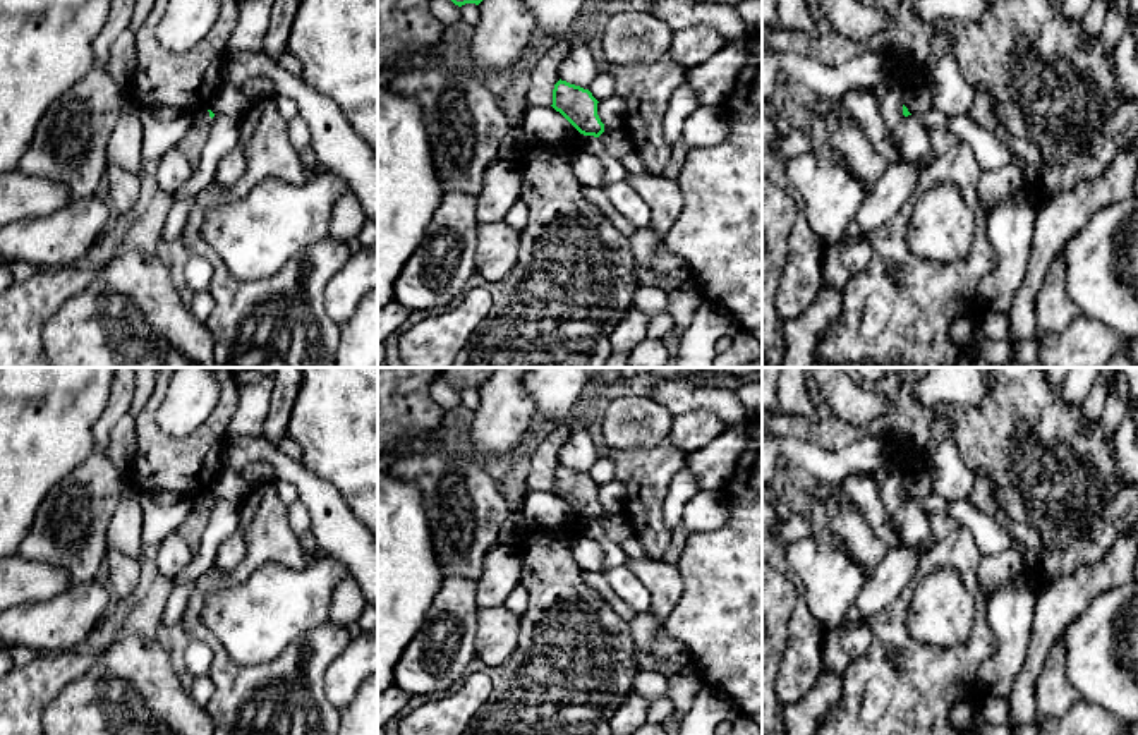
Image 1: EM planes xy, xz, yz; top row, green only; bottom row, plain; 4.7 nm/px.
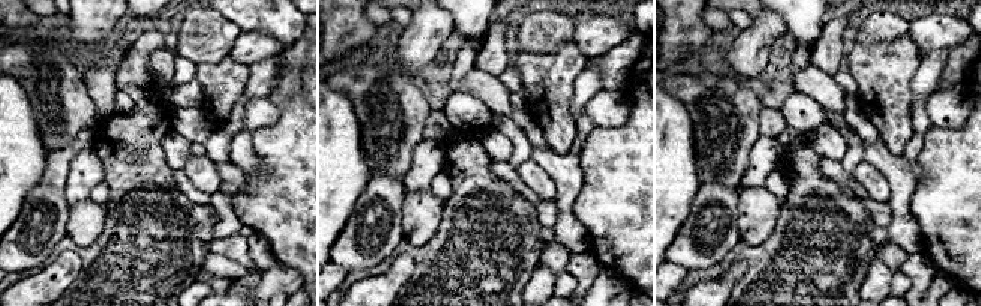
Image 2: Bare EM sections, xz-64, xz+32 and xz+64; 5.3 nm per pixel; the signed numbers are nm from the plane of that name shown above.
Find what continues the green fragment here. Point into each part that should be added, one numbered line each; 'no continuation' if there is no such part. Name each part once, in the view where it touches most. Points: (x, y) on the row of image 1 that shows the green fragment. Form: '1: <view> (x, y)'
no continuation

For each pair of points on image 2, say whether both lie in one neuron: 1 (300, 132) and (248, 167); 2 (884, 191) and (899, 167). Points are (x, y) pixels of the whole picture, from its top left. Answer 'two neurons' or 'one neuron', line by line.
1: two neurons
2: two neurons

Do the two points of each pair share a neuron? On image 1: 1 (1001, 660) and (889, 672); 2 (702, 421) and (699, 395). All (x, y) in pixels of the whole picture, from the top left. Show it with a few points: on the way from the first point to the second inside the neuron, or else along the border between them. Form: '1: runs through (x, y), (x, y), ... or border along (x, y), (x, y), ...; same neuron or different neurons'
1: border along (989, 622), (994, 651), (975, 677), (984, 696); different neurons
2: border along (673, 414), (711, 411), (728, 426); different neurons

